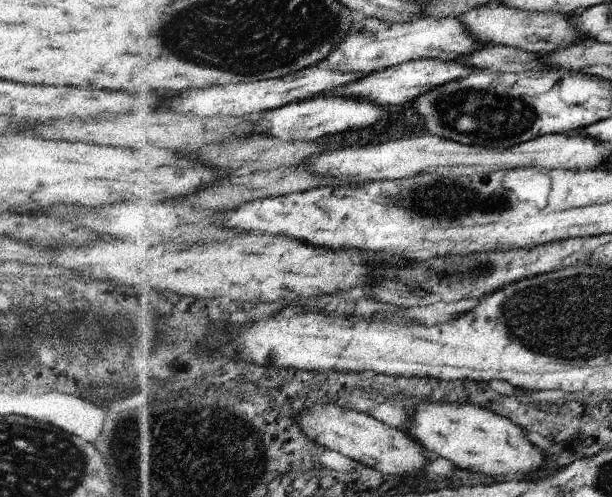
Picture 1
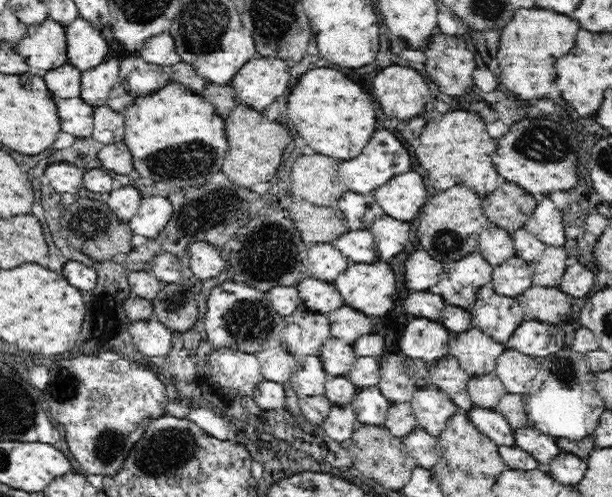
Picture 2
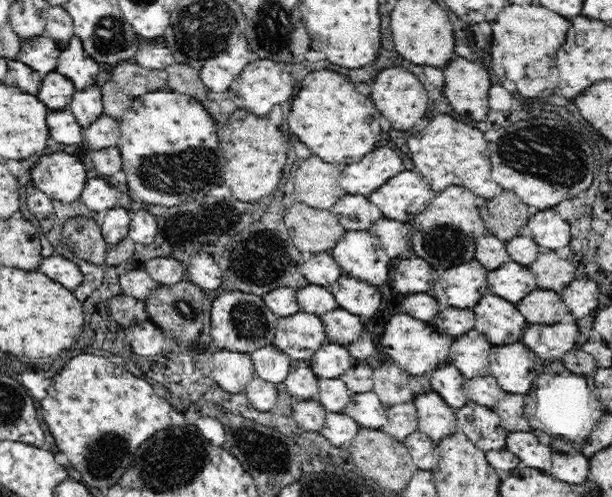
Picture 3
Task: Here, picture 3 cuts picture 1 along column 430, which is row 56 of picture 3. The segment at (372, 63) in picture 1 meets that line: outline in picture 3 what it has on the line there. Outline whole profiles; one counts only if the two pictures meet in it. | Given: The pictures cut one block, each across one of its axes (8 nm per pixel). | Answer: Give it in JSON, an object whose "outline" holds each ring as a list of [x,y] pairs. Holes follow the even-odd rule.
{"outline":[[[42,34],[22,41],[20,52],[16,60],[26,64],[32,70],[47,75],[57,67],[57,58],[61,53],[52,37]]]}

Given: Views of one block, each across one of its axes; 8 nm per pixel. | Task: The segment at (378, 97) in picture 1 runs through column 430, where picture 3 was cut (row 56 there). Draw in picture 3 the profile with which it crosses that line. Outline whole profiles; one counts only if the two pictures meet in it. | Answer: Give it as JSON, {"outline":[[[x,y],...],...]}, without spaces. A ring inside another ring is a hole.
{"outline":[[[74,34],[68,44],[61,48],[57,58],[56,72],[74,83],[76,91],[91,87],[96,82],[100,63],[94,61],[82,46],[80,39]]]}

